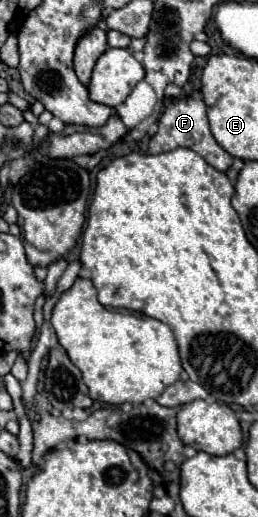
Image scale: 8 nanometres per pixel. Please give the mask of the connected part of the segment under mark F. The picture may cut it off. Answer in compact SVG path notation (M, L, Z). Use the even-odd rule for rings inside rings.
M192 97L168 101L166 109L158 121L158 133L150 139L150 153L154 153L154 155L164 153L164 151L172 151L176 147L188 147L188 149L196 151L218 171L226 171L232 165L232 157L216 143L216 139L210 133L204 101L196 101Z

